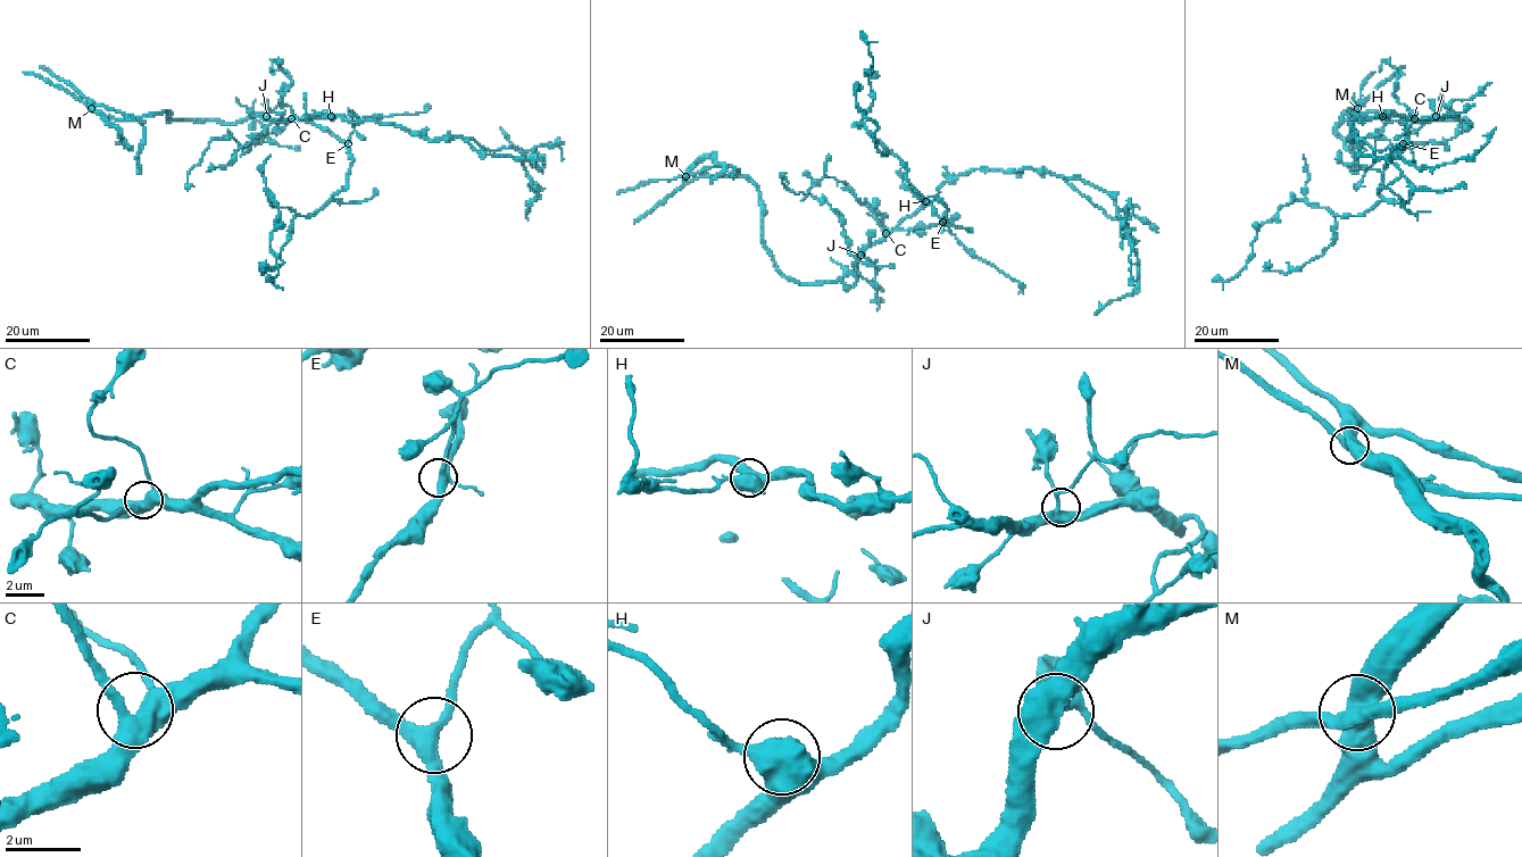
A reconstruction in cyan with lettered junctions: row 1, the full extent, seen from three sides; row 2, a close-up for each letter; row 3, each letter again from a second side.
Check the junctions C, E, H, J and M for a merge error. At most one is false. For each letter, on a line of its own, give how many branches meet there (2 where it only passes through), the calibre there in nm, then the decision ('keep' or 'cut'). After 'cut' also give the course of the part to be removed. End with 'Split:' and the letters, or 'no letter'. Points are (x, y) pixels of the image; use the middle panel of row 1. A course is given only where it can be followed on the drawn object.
C: 4 branches meet; 480 nm thick; keep
E: 4 branches meet; 360 nm thick; keep
H: 4 branches meet; 500 nm thick; keep
J: 4 branches meet; 440 nm thick; keep
M: 4 branches meet; 500 nm thick; cut; foreign part runs (685, 175), (721, 165), (738, 171), (733, 175), (733, 166)
Split: M

